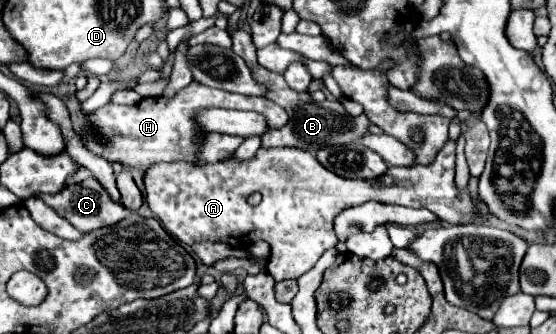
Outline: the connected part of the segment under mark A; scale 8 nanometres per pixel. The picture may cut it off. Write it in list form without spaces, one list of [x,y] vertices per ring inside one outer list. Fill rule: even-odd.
[[[452,140],[446,142],[446,146],[438,152],[436,160],[422,168],[420,164],[400,168],[390,166],[388,172],[376,180],[348,180],[340,178],[334,172],[326,170],[316,156],[310,152],[298,150],[298,148],[260,148],[258,154],[250,162],[238,162],[234,158],[222,160],[218,164],[186,164],[186,162],[172,162],[172,164],[154,164],[146,174],[146,202],[150,210],[160,220],[162,228],[178,238],[182,244],[196,244],[196,242],[226,242],[230,246],[242,248],[256,240],[266,240],[272,248],[270,260],[268,260],[268,272],[276,276],[276,280],[286,278],[300,278],[304,272],[308,272],[318,258],[328,250],[334,248],[338,238],[332,228],[332,220],[350,206],[364,204],[368,200],[382,202],[382,204],[400,204],[410,208],[428,208],[434,212],[442,222],[448,224],[470,224],[476,220],[476,216],[484,214],[484,200],[472,198],[468,188],[458,190],[454,182],[454,150],[456,144]],[[252,192],[262,194],[262,202],[258,206],[246,204],[246,198]]]

